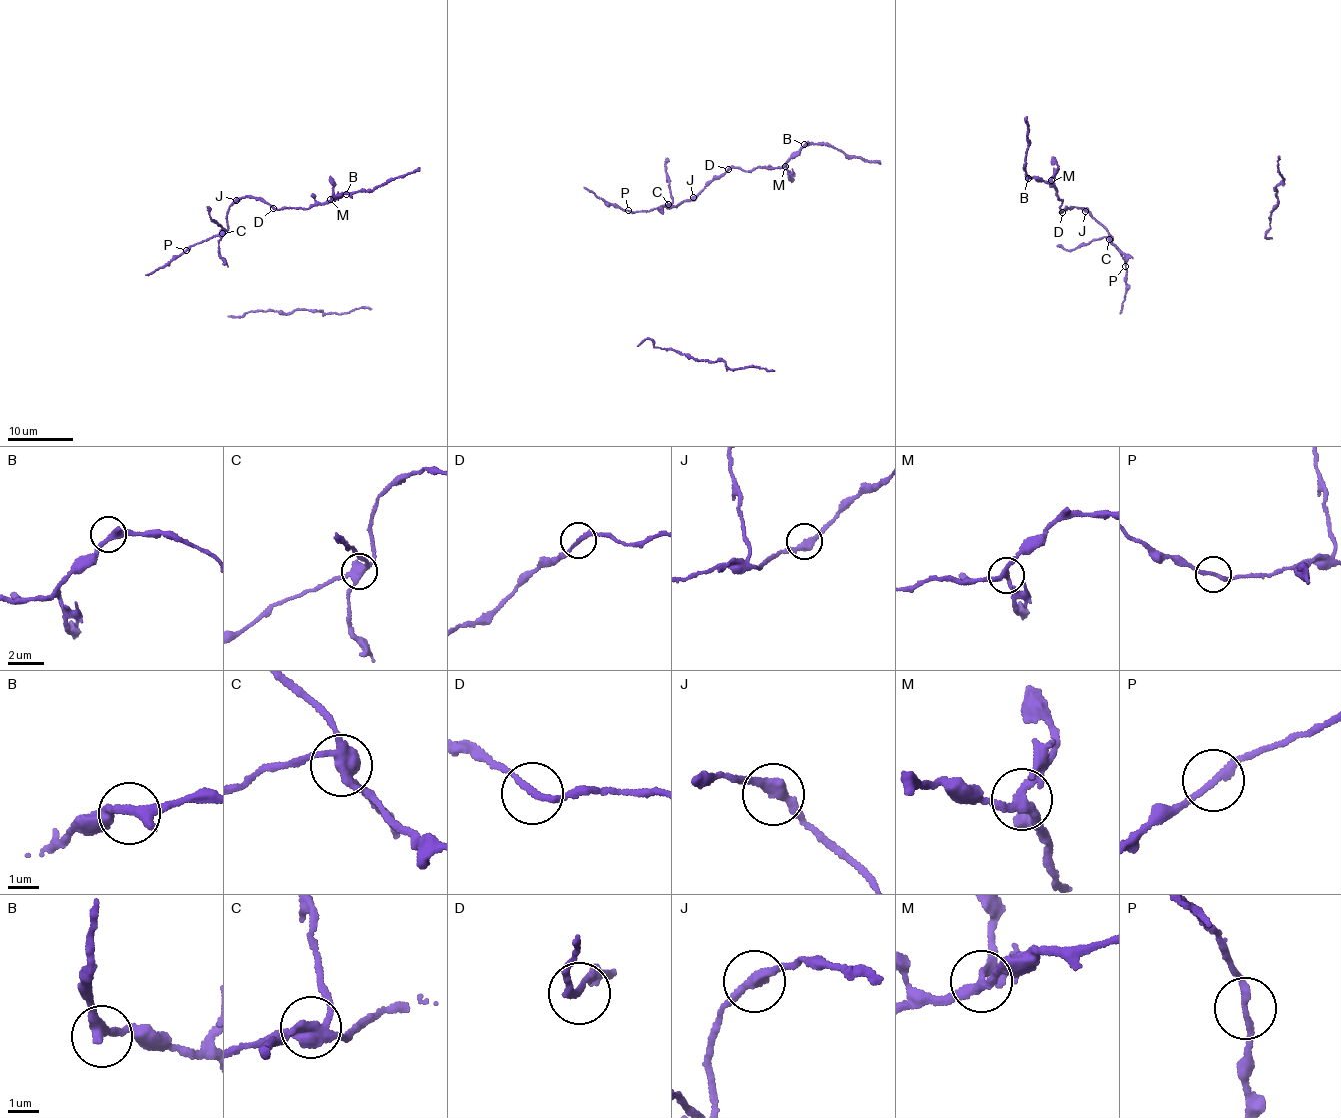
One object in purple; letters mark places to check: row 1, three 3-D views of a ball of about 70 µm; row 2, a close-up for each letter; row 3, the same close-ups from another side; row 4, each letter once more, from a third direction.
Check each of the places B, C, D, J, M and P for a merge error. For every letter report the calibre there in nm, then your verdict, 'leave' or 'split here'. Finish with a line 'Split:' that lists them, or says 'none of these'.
B: 340 nm thick; leave
C: 400 nm thick; split here
D: 200 nm thick; leave
J: 320 nm thick; leave
M: 240 nm thick; split here
P: 200 nm thick; split here
Split: C, M, P

